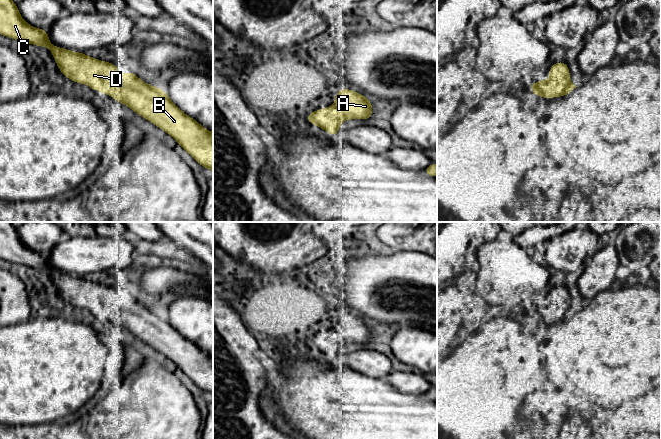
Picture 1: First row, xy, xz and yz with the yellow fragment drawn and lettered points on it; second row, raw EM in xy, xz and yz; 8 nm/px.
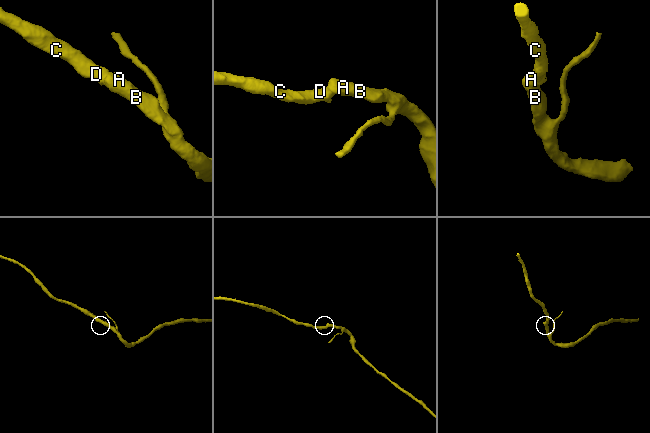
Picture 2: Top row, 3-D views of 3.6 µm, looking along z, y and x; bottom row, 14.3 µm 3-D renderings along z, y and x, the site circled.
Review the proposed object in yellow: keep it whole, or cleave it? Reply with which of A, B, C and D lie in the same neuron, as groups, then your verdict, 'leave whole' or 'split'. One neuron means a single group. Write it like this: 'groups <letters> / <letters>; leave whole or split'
groups A B C D; leave whole

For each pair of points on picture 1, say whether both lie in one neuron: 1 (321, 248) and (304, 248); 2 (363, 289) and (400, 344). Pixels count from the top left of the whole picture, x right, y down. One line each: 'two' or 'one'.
1: one
2: two

